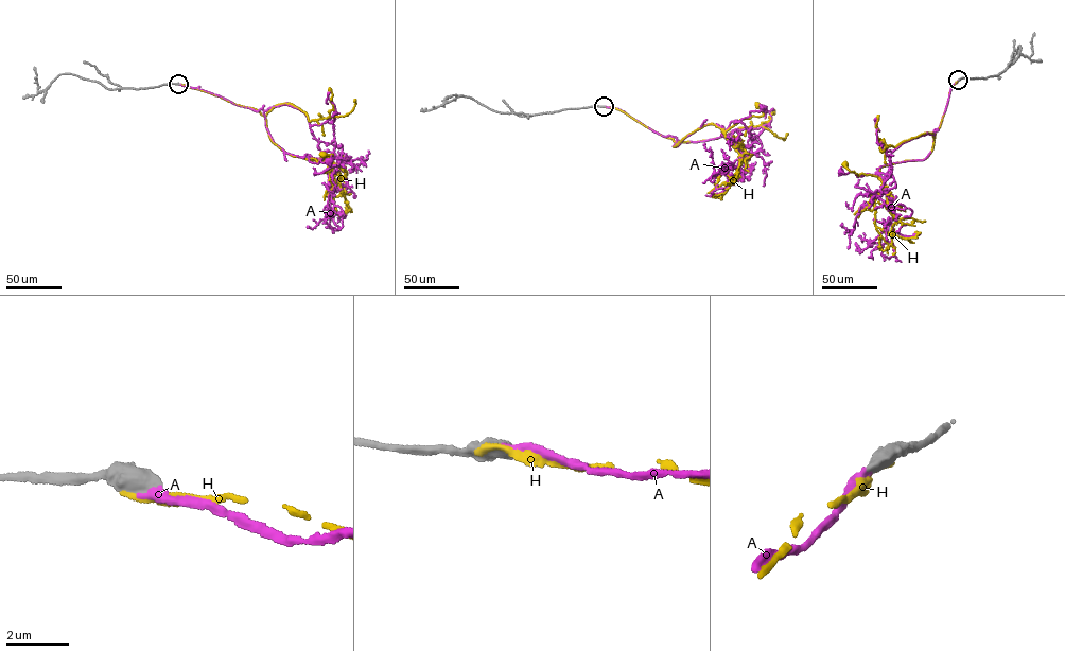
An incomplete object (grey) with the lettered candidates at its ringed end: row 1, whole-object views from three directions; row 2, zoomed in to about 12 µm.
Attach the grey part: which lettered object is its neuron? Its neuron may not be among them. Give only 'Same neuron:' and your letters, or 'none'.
Same neuron: A

